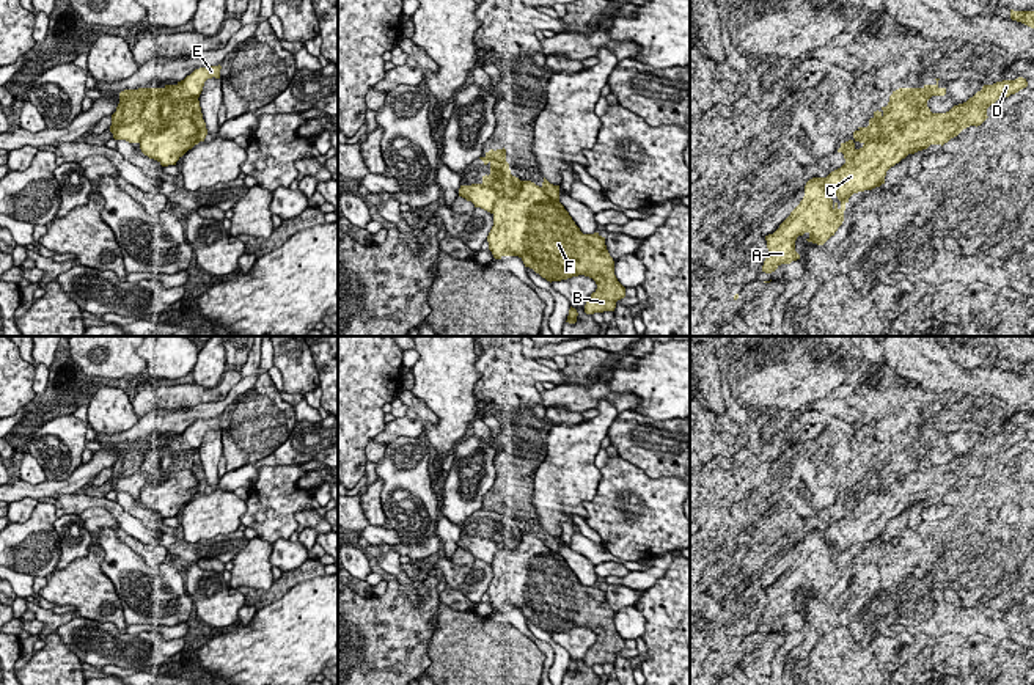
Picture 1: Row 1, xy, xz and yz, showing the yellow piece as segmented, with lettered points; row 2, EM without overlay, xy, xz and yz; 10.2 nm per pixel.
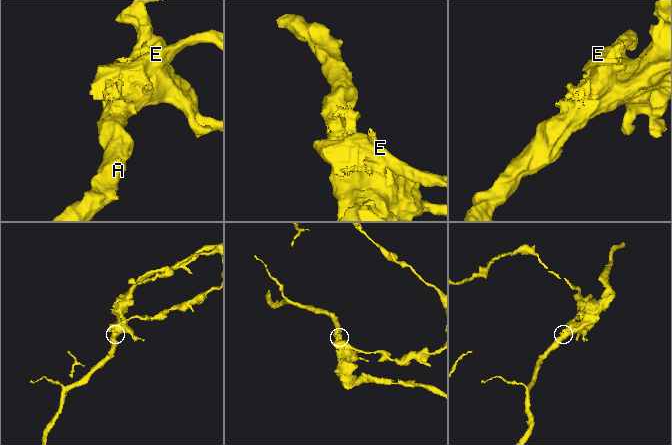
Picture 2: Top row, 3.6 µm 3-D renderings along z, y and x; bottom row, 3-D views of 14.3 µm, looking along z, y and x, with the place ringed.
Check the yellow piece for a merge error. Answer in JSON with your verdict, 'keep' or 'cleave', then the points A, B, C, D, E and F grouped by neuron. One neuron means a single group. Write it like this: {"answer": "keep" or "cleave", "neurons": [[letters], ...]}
{"answer": "cleave", "neurons": [["A", "B", "C", "D", "F"], ["E"]]}

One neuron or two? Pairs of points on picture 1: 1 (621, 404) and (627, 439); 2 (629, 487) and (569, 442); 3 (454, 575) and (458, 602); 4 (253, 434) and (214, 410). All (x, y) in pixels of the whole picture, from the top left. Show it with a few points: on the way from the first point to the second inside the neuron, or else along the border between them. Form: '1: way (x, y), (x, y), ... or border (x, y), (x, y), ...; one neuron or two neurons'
1: border (634, 409), (619, 412); two neurons
2: border (601, 468), (597, 490), (585, 501); two neurons
3: border (448, 586), (459, 591), (473, 605); two neurons
4: border (249, 390), (242, 391), (220, 417); two neurons

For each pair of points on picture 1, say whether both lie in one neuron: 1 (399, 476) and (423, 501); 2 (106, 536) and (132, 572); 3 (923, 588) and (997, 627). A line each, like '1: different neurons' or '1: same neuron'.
1: same neuron
2: same neuron
3: same neuron

